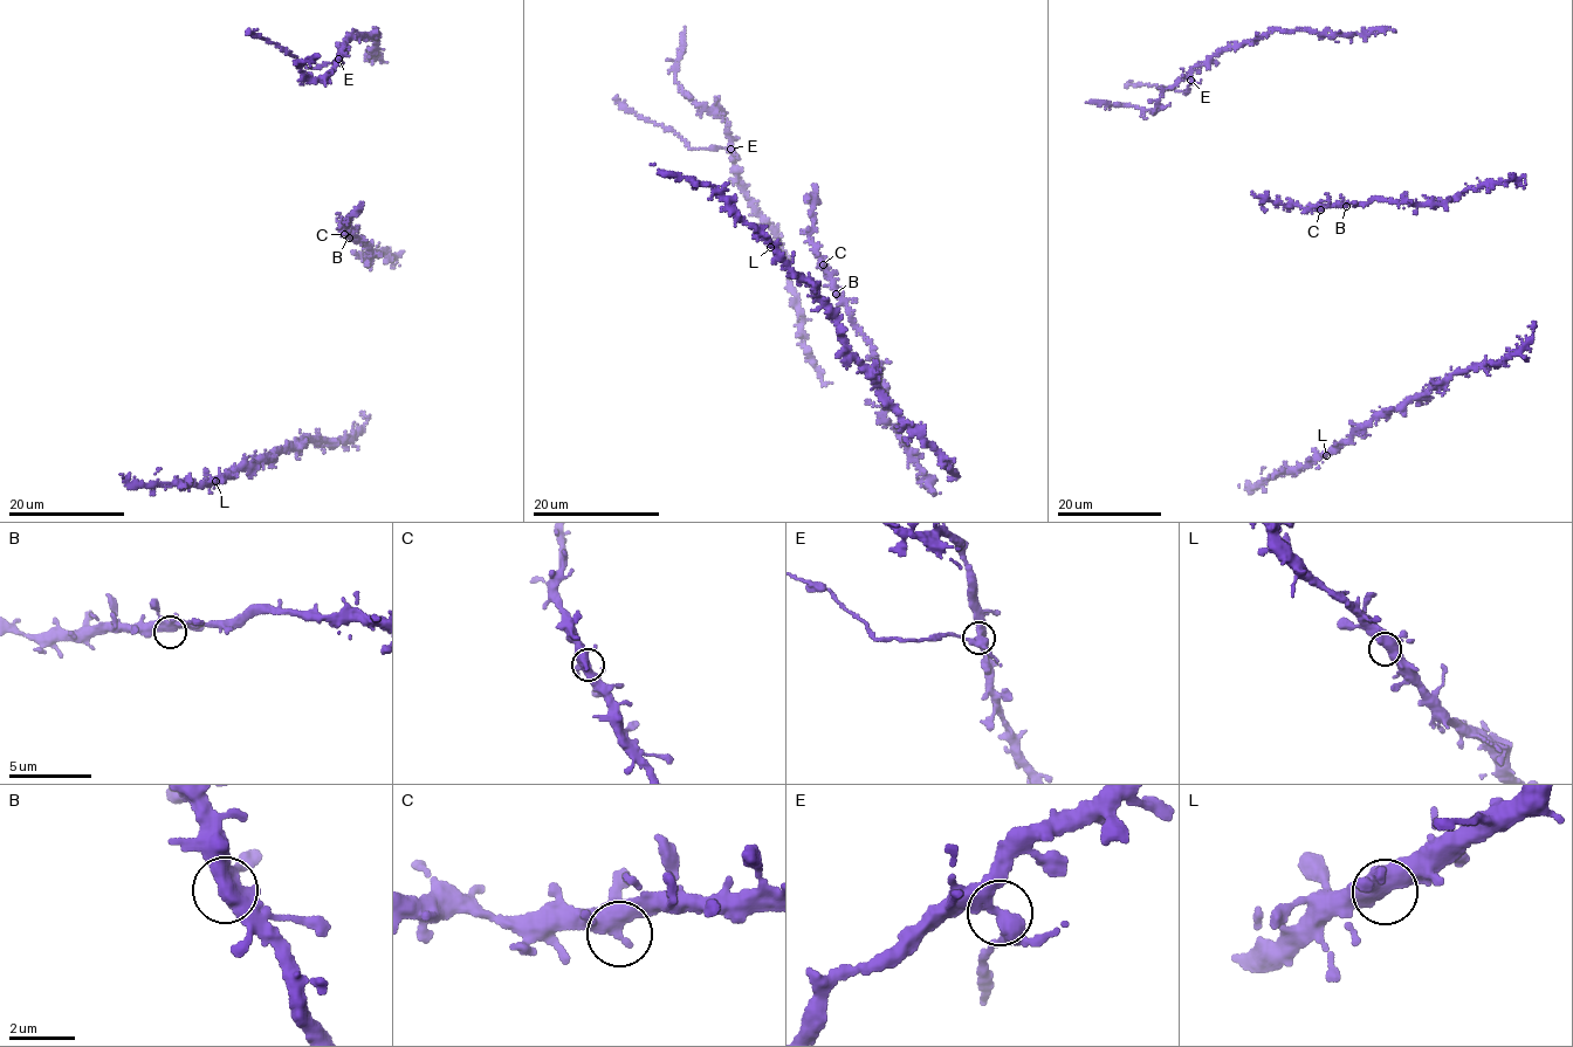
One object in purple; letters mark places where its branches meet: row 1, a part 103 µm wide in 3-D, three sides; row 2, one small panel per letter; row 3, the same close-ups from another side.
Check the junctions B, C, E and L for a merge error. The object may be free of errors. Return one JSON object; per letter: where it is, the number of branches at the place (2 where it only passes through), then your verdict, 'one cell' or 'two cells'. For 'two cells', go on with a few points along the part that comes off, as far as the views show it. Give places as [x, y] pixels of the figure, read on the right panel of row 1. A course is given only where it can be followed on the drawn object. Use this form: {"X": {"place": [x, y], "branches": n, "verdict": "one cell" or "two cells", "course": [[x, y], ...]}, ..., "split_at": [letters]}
{"B": {"place": [1346, 206], "branches": 3, "verdict": "one cell"}, "C": {"place": [1320, 209], "branches": 4, "verdict": "one cell"}, "E": {"place": [1190, 80], "branches": 4, "verdict": "two cells", "course": [[1190, 78], [1186, 94], [1147, 85], [1126, 85]]}, "L": {"place": [1326, 455], "branches": 4, "verdict": "one cell"}, "split_at": ["E"]}

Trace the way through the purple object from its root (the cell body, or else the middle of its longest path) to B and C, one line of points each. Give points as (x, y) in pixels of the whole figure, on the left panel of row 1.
B: (371, 254), (364, 259), (370, 259), (371, 249), (368, 243), (349, 238)
C: (371, 254), (364, 259), (370, 259), (371, 249), (368, 243), (348, 232), (344, 234)

